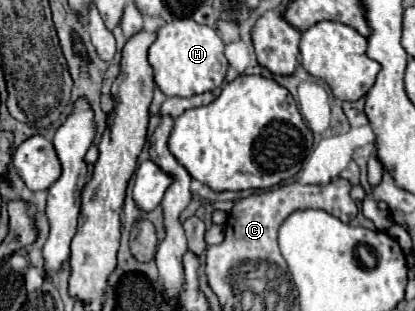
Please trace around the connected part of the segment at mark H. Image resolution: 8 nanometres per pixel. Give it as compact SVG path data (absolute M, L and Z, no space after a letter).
M176 18L156 30L156 40L152 42L148 50L148 62L154 70L154 82L166 96L194 96L202 92L210 92L222 86L226 70L228 70L228 60L224 56L224 42L216 34L216 30L194 22L192 18Z

